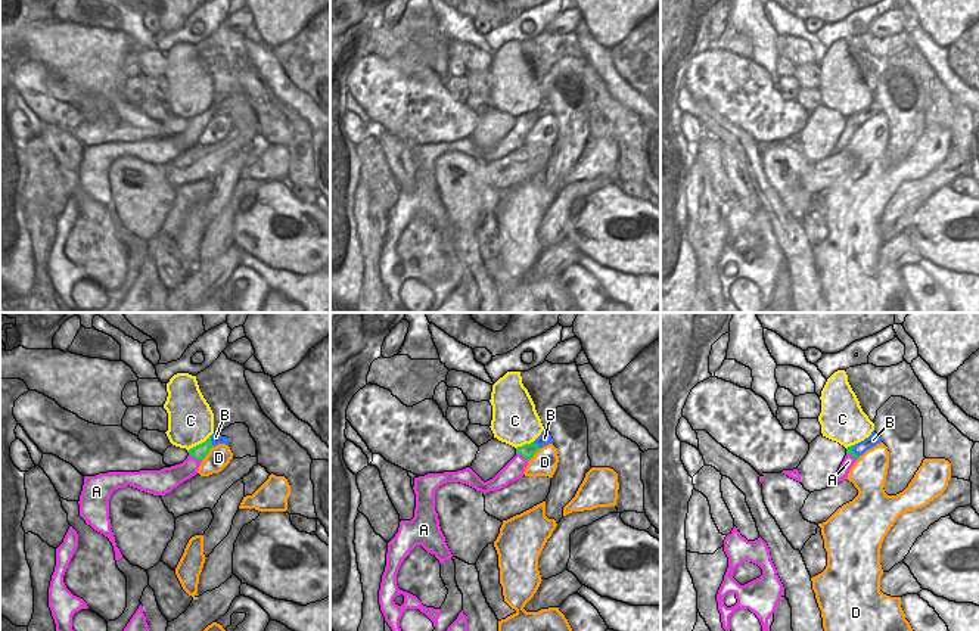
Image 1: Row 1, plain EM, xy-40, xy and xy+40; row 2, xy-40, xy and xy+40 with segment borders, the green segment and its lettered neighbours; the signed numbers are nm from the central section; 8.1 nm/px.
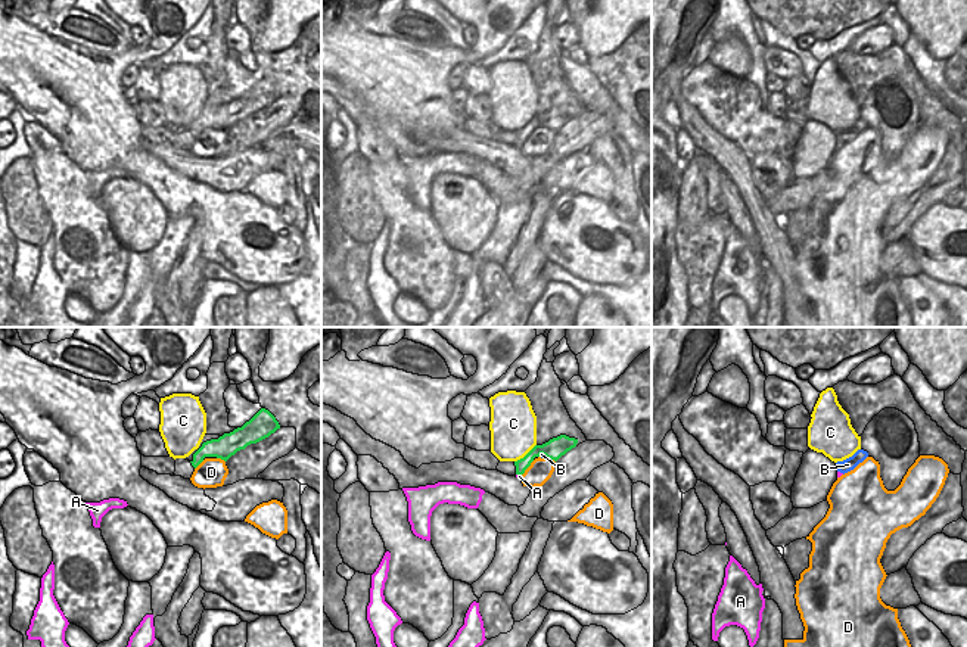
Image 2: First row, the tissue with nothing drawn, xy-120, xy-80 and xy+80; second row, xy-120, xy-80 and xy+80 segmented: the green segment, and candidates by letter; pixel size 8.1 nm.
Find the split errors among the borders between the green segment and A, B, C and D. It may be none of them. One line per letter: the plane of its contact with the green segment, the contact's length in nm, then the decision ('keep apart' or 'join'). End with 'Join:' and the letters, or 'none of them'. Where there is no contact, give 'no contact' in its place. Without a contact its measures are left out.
A: meets green in xy-40; contact 130 nm long; keep apart
B: meets green in xy-40; contact 90 nm long; join
C: meets green in xy-40; contact 220 nm long; keep apart
D: meets green in xy-40; contact 150 nm long; keep apart
Join: B

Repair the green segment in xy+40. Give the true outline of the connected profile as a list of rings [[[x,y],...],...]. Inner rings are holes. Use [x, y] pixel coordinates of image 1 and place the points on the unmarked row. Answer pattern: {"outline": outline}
{"outline": [[[873,100],[871,105],[864,111],[848,116],[846,124],[851,124],[854,128],[858,130],[867,119],[876,116],[880,112],[882,112],[882,106]]]}

